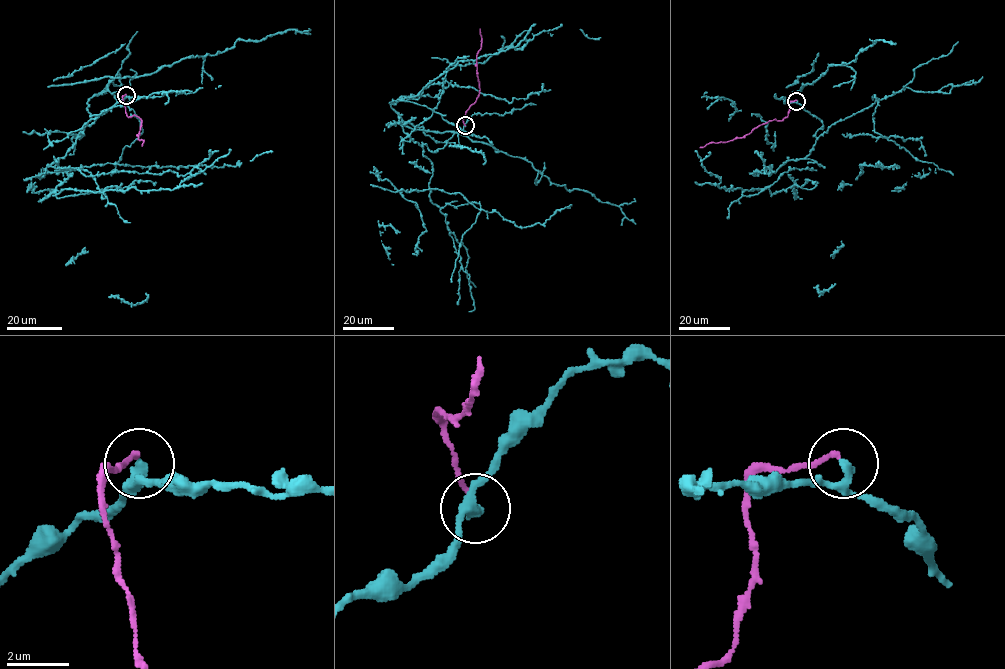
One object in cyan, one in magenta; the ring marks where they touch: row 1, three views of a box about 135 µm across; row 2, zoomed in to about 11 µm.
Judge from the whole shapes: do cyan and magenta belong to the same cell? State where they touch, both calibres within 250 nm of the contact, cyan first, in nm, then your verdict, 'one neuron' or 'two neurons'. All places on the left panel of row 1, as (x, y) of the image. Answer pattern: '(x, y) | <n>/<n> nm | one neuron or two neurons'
(126, 95) | 280/160 nm | two neurons

